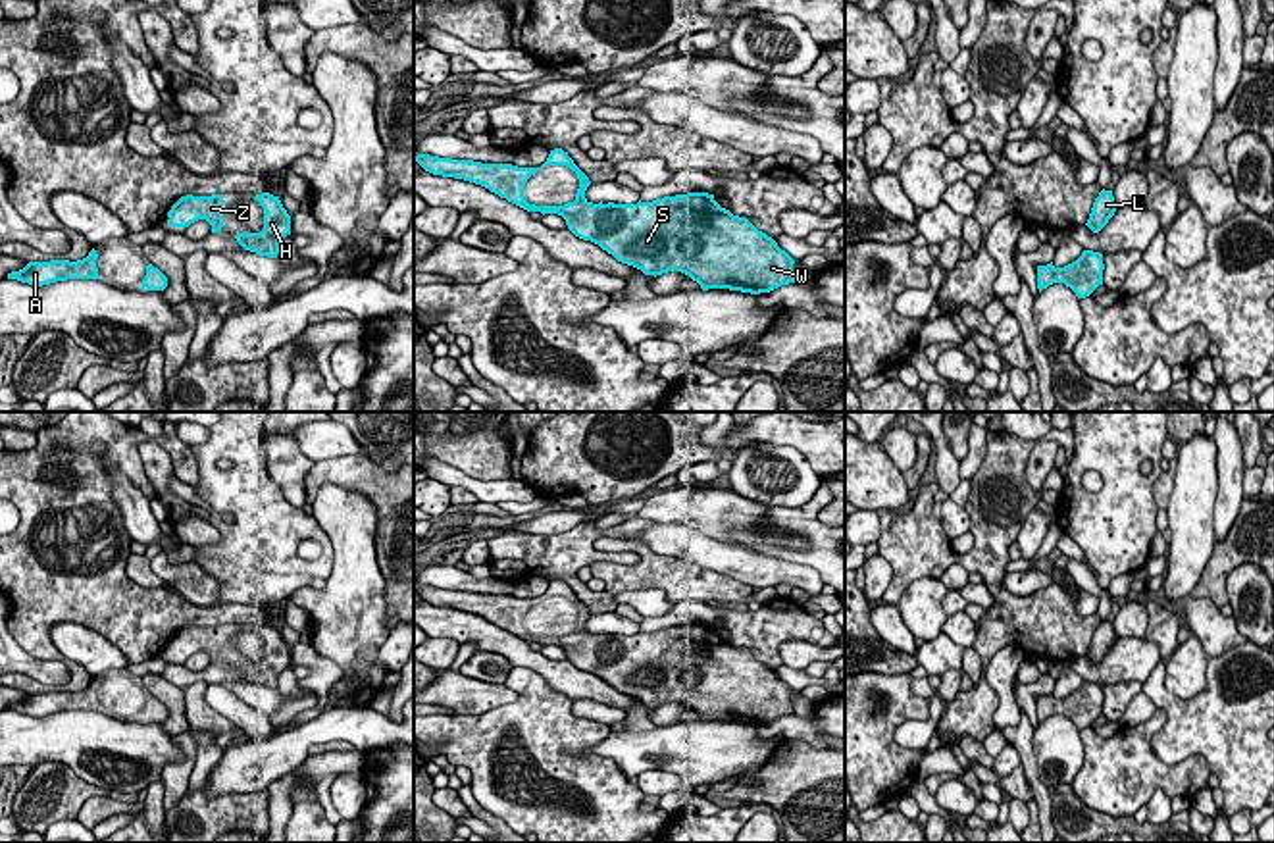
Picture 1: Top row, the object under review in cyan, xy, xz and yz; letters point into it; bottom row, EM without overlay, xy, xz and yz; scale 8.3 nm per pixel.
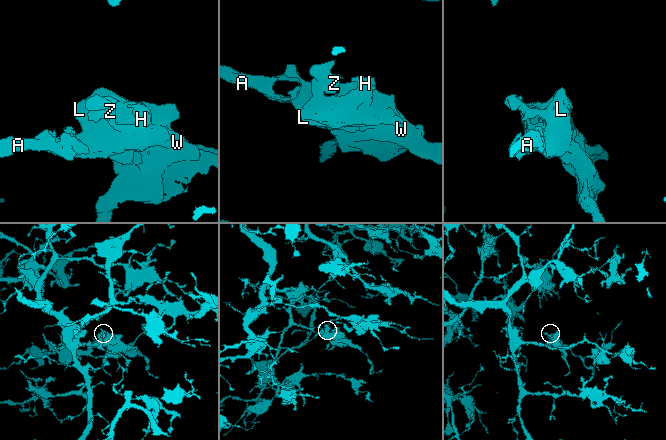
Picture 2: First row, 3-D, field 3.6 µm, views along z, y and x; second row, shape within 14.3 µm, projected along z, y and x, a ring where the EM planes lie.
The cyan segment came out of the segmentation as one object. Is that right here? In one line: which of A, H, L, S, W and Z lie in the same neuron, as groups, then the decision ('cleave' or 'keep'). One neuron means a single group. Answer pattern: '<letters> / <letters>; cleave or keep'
A H L S W Z; keep

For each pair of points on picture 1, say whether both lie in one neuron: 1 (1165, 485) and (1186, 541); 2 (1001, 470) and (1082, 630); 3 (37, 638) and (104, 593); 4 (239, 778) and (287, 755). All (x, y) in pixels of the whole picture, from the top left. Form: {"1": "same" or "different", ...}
{"1": "different", "2": "same", "3": "same", "4": "same"}

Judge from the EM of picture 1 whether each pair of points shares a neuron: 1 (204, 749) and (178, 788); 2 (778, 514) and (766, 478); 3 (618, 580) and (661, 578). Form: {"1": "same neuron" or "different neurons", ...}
{"1": "different neurons", "2": "different neurons", "3": "same neuron"}

